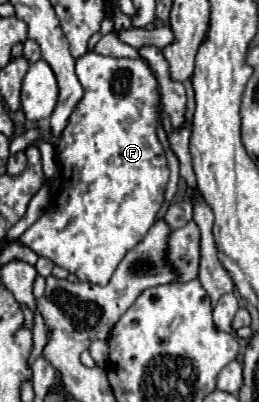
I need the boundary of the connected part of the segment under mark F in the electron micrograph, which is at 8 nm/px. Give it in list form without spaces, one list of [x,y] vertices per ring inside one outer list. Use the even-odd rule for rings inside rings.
[[[92,51],[76,59],[76,75],[84,87],[84,99],[70,117],[62,139],[56,141],[56,155],[60,161],[60,191],[54,197],[50,213],[44,213],[18,239],[20,245],[32,249],[36,255],[52,259],[56,265],[74,273],[80,281],[106,285],[122,261],[122,257],[140,243],[140,239],[154,225],[156,213],[164,203],[168,185],[166,151],[156,135],[160,123],[158,115],[158,83],[150,67],[140,59],[116,59],[96,55]]]

